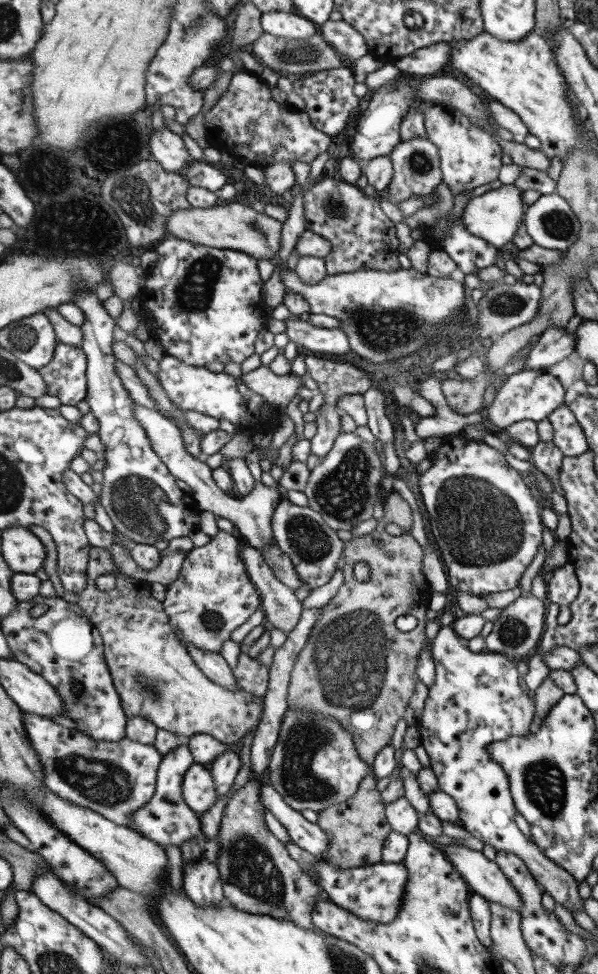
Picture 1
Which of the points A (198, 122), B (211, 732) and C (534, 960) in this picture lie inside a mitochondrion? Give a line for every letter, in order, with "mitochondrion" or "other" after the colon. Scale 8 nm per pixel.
A: other
B: other
C: other

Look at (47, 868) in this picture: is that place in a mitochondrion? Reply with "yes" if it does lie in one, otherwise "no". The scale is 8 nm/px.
no

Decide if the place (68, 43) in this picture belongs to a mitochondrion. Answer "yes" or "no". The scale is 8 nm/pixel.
no

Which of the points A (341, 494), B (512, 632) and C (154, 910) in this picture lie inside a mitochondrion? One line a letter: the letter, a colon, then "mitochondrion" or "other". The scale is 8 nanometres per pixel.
A: mitochondrion
B: mitochondrion
C: other

